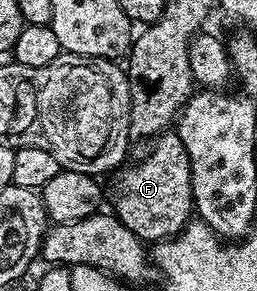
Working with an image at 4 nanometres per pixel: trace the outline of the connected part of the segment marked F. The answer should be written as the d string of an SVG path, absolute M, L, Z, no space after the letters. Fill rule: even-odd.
M169 129L151 140L148 156L133 167L124 165L115 172L116 180L112 183L112 207L117 219L130 229L139 239L145 241L163 241L179 235L180 230L193 218L192 206L192 174L190 173L190 157L186 157L186 145L177 137L175 130Z

